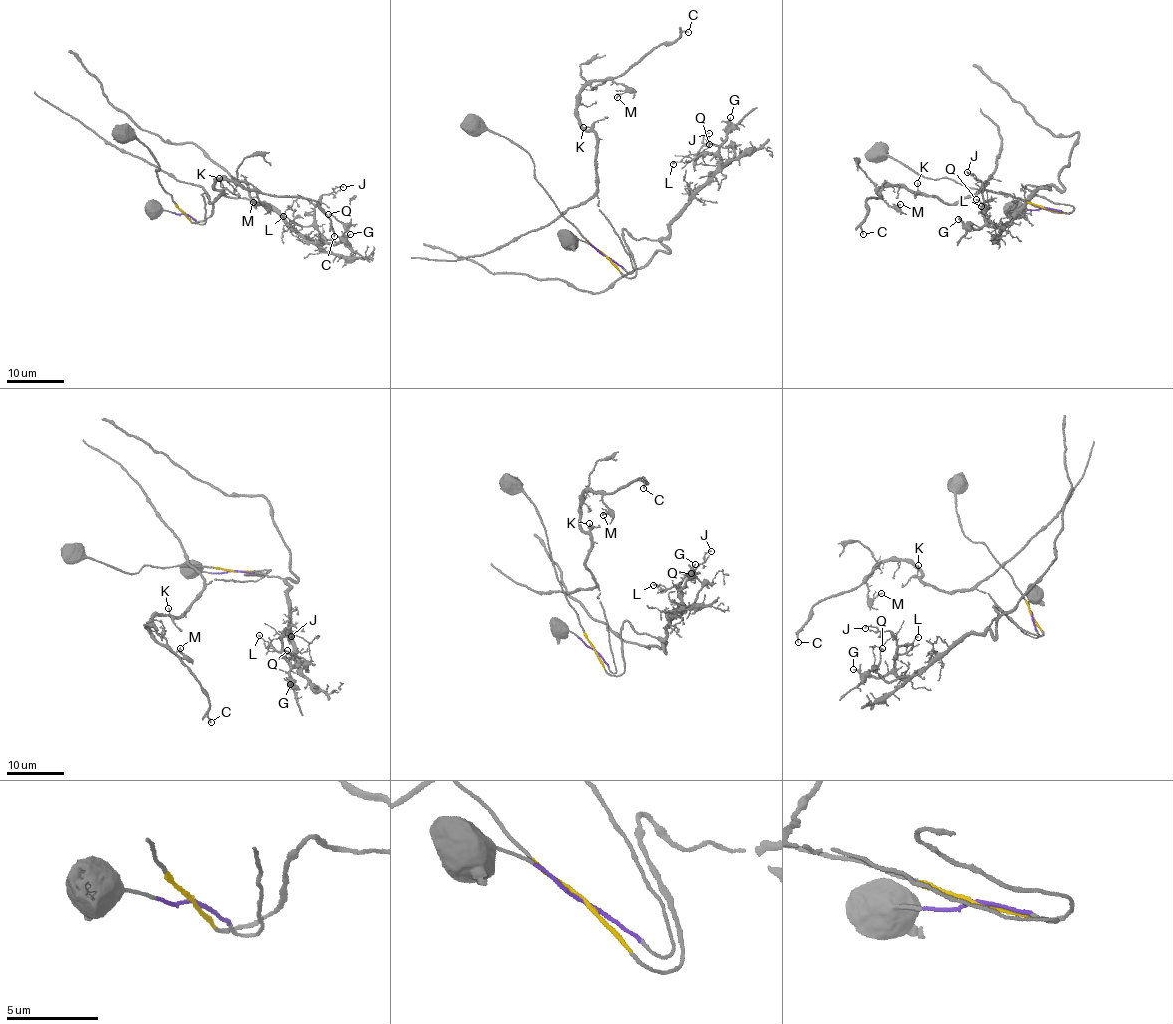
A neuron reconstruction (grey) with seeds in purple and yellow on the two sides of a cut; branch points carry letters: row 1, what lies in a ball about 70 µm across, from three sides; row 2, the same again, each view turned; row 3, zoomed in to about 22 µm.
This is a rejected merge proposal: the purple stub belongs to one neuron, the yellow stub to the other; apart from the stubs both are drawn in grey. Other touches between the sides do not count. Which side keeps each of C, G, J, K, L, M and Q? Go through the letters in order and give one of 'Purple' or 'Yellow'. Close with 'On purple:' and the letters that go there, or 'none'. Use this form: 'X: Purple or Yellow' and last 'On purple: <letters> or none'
C: Purple
G: Yellow
J: Yellow
K: Purple
L: Yellow
M: Purple
Q: Yellow
On purple: C, K, M

